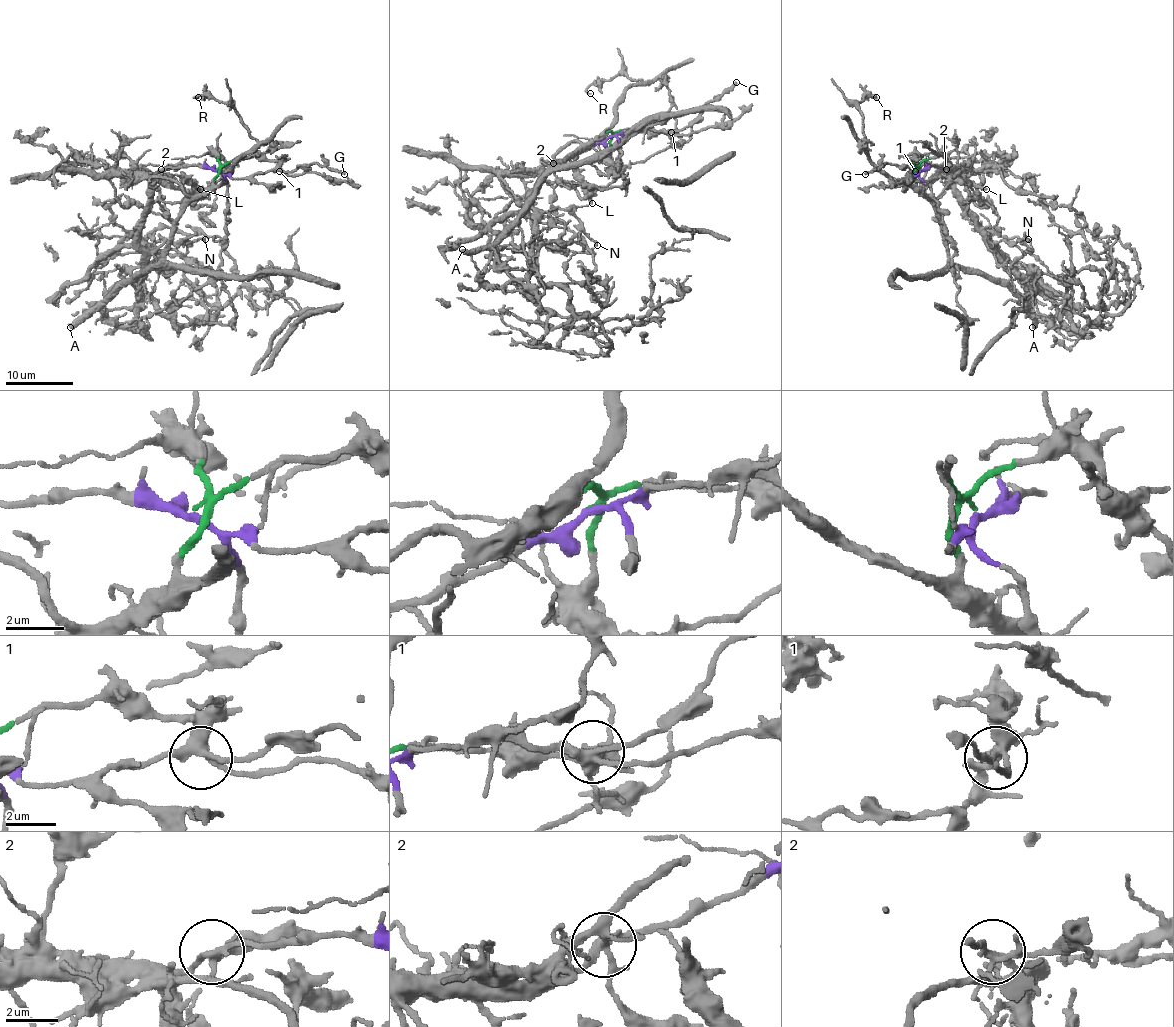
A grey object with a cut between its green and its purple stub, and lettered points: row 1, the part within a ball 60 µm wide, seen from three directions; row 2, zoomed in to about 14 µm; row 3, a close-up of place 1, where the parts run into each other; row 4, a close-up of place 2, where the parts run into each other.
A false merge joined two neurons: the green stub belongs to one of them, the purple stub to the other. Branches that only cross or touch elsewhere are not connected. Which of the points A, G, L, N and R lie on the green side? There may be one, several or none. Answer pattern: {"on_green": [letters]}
{"on_green": ["A", "L", "R"]}

